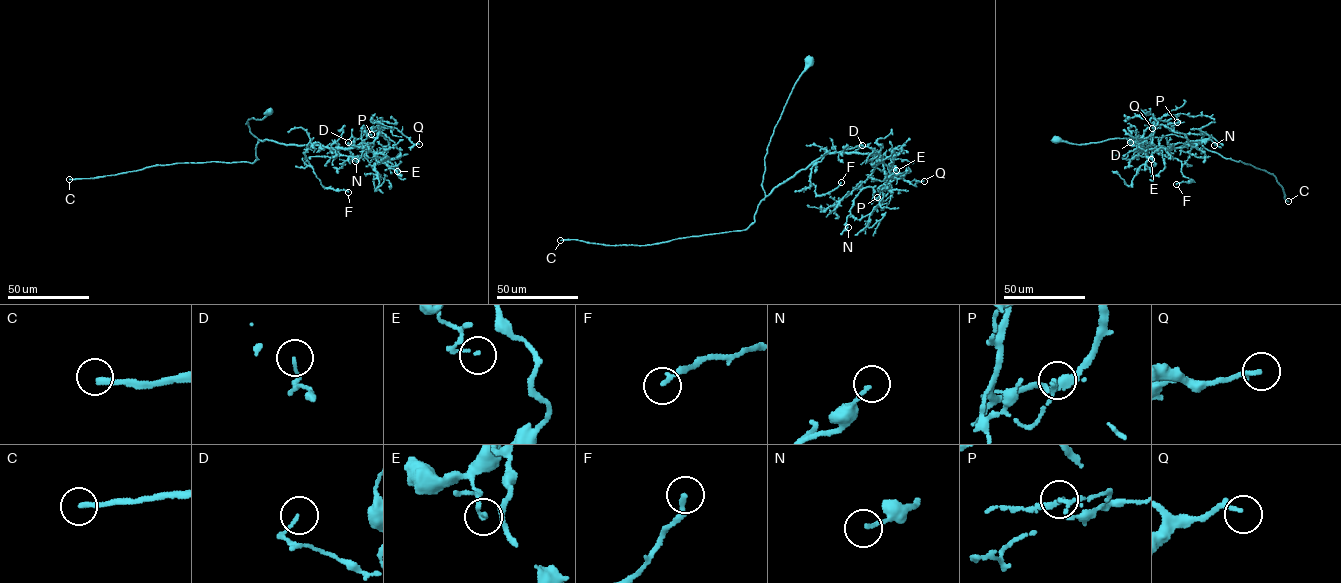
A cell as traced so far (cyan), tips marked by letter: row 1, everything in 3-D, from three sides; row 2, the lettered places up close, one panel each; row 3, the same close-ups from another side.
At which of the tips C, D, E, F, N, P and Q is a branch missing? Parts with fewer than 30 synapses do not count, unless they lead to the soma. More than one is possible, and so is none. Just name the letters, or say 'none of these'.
C

